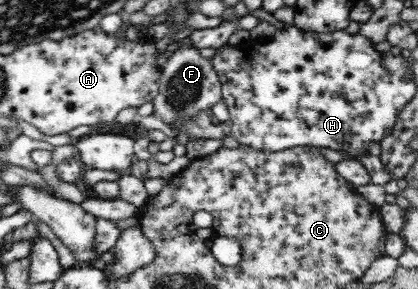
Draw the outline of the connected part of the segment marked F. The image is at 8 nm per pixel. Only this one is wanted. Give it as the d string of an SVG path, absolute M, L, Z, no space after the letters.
M186 42L178 43L179 49L170 53L161 67L158 95L153 99L155 110L153 115L170 126L178 119L188 119L202 109L211 109L222 99L222 84L218 72L213 68L211 58L200 54L194 46L186 46Z

